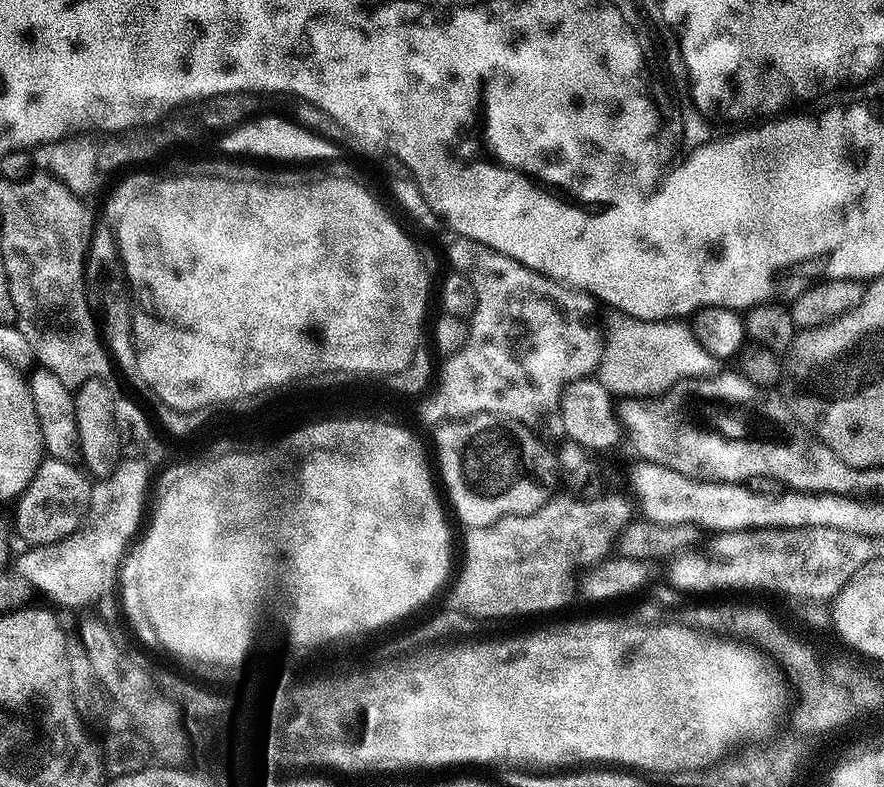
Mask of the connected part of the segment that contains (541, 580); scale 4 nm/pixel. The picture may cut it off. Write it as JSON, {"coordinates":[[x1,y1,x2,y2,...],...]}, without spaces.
{"coordinates":[[604,494,599,500,581,500,575,495,567,495,557,495,537,512,525,516,504,516,490,526,469,528,463,533,464,565,460,568,459,604,463,611,474,618,494,618,499,621,503,616,552,612,555,608,562,607,571,598,572,592,574,596,574,581,578,573,585,566,600,563,613,551,616,537,628,525,628,521,633,519,634,508,620,496]]}

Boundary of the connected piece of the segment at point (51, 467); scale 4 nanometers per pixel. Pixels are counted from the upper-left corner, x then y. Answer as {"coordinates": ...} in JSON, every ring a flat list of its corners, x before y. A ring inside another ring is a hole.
{"coordinates":[[51,458,41,459,34,478,24,487,14,504,17,534,25,540,25,545,35,546,53,544,75,532,85,515,89,491,89,477,76,464]]}

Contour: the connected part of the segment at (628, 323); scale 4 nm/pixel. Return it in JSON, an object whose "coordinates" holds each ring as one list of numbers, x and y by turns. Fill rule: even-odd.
{"coordinates":[[618,311,611,315,608,325,602,328,600,367,594,376,613,397,657,396,672,389,679,380,717,371,718,361,702,350,687,323,679,319,643,320]]}

